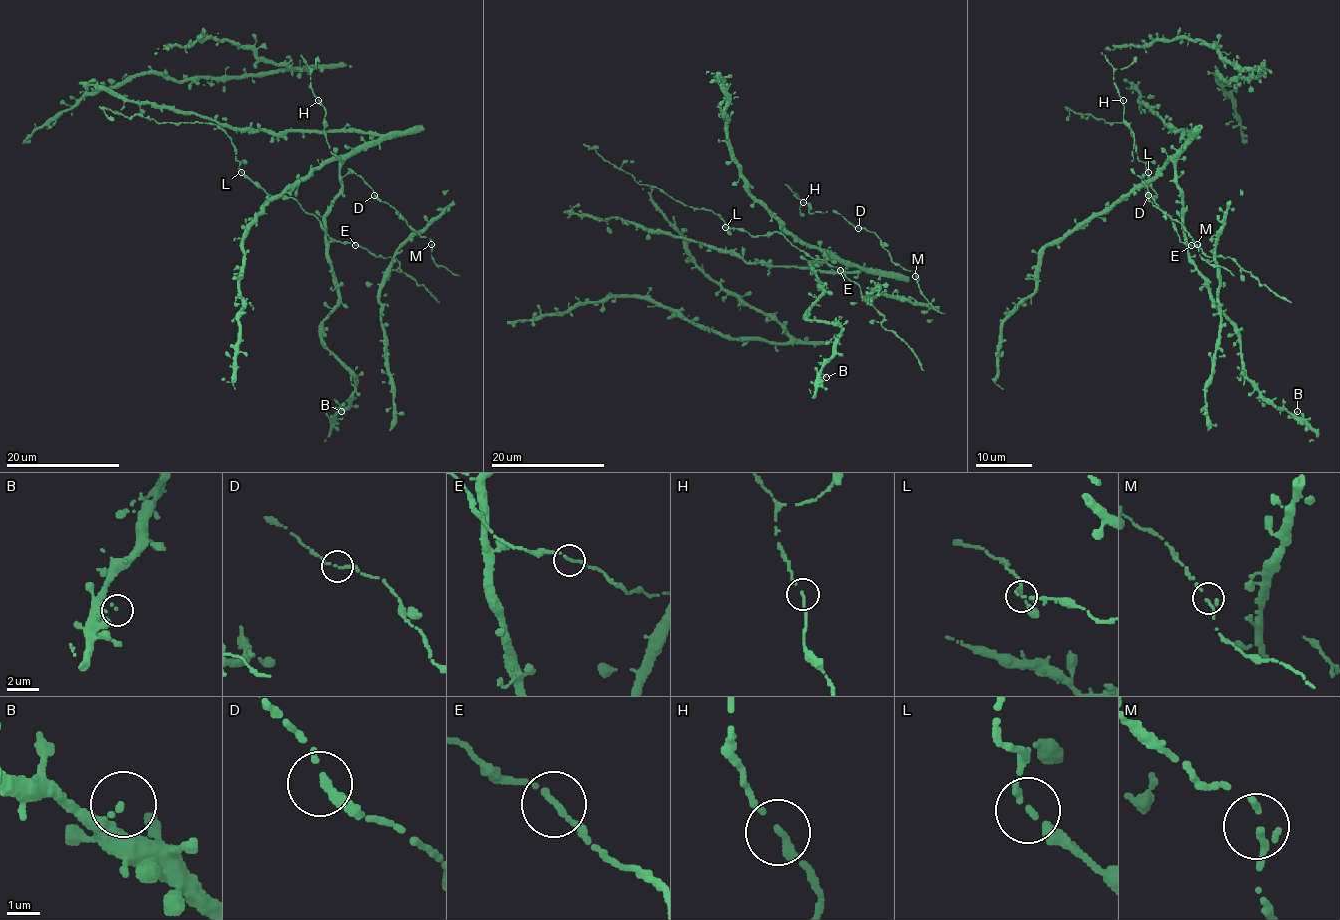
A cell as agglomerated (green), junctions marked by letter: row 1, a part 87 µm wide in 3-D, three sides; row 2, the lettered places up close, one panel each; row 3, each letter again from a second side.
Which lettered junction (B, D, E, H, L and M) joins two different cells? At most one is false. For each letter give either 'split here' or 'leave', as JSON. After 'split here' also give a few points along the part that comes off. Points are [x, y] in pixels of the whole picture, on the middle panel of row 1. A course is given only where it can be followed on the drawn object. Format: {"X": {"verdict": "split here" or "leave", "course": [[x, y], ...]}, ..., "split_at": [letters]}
{"B": {"verdict": "leave"}, "D": {"verdict": "leave"}, "E": {"verdict": "leave"}, "H": {"verdict": "leave"}, "L": {"verdict": "leave"}, "M": {"verdict": "leave"}, "split_at": []}

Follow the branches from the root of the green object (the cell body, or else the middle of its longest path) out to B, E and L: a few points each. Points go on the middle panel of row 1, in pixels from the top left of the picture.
B: (783, 266), (864, 269), (828, 255), (810, 262), (823, 293), (807, 319), (841, 329), (821, 370), (826, 377)
E: (783, 266), (838, 273), (858, 273), (864, 269), (796, 241), (780, 226), (776, 231), (800, 250), (840, 270)
L: (783, 266), (838, 273), (858, 273), (864, 269), (796, 241), (782, 226), (755, 236), (738, 228), (725, 228)

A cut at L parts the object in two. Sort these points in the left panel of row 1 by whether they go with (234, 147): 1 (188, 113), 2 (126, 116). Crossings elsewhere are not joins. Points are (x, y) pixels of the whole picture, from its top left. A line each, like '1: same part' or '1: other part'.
1: other part
2: same part

